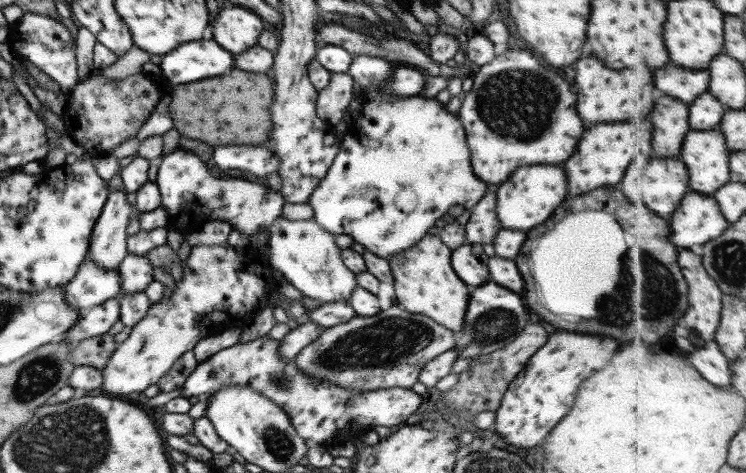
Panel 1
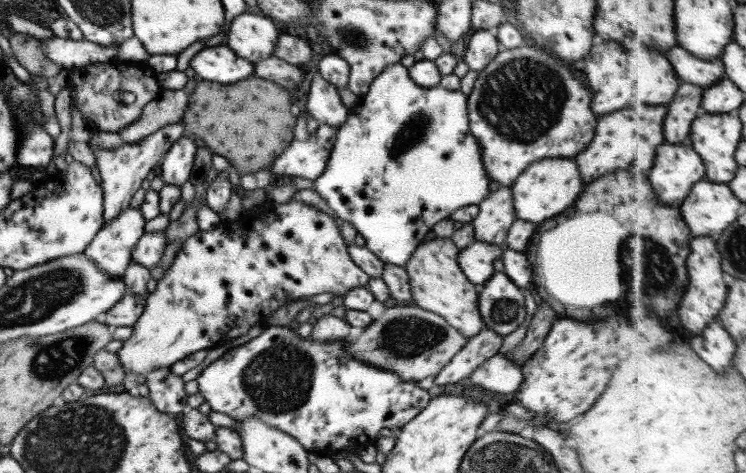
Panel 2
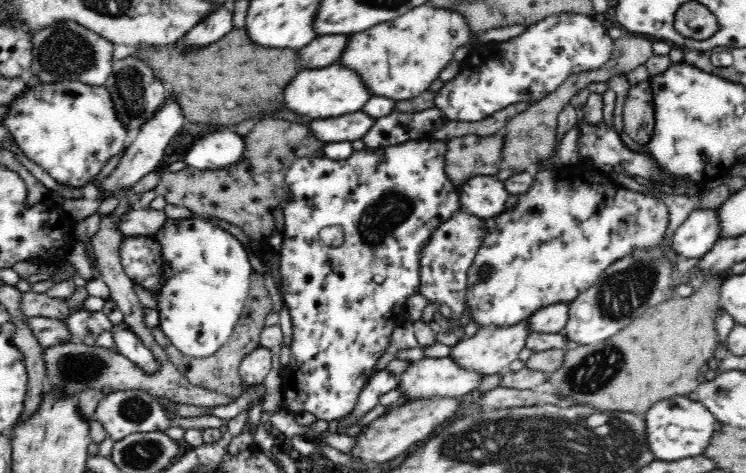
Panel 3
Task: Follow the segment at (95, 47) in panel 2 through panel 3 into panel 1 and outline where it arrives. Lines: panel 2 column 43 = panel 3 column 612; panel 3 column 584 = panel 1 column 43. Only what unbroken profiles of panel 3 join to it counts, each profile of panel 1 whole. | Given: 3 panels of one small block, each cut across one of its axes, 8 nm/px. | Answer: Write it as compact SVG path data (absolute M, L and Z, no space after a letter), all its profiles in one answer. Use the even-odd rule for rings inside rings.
M26 12L19 20L8 25L6 42L18 59L36 66L59 85L61 92L68 95L80 78L76 71L76 43L72 39L72 31L62 23L61 20Z

